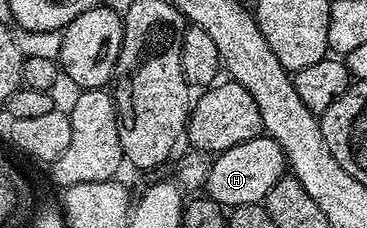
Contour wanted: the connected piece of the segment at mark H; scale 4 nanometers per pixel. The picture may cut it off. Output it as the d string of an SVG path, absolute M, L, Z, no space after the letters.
M259 135L236 147L228 147L214 157L204 193L223 207L256 205L265 202L269 191L276 187L278 181L287 176L287 173L288 164L281 146L272 138Z

